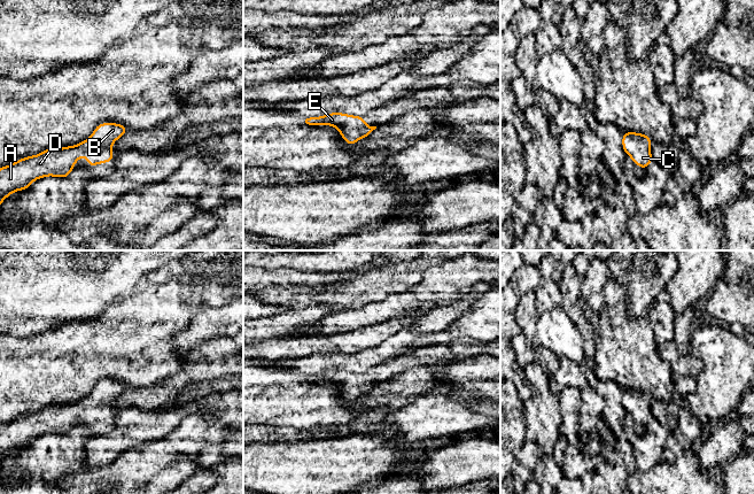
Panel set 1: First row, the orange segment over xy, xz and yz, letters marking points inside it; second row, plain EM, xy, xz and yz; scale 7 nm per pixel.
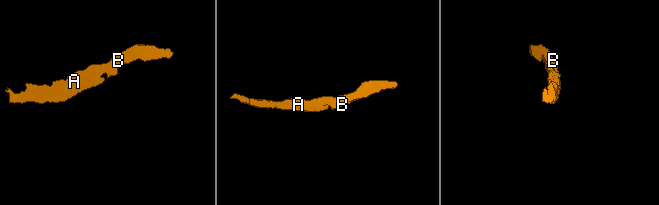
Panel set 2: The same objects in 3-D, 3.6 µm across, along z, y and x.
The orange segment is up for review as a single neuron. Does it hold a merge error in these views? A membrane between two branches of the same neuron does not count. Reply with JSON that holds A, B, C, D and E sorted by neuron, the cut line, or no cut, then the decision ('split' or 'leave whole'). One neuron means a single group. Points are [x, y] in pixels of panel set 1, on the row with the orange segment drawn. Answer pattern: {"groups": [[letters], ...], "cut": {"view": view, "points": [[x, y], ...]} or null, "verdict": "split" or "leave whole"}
{"groups": [["A", "B", "C", "D", "E"]], "cut": null, "verdict": "leave whole"}

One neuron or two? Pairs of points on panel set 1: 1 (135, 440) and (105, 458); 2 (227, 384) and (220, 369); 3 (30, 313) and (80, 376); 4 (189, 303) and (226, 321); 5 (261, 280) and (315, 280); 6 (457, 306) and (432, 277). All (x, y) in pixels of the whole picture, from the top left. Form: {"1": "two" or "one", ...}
{"1": "one", "2": "two", "3": "two", "4": "two", "5": "one", "6": "two"}

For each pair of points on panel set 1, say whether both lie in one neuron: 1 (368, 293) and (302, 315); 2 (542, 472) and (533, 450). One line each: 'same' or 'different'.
1: different
2: different

